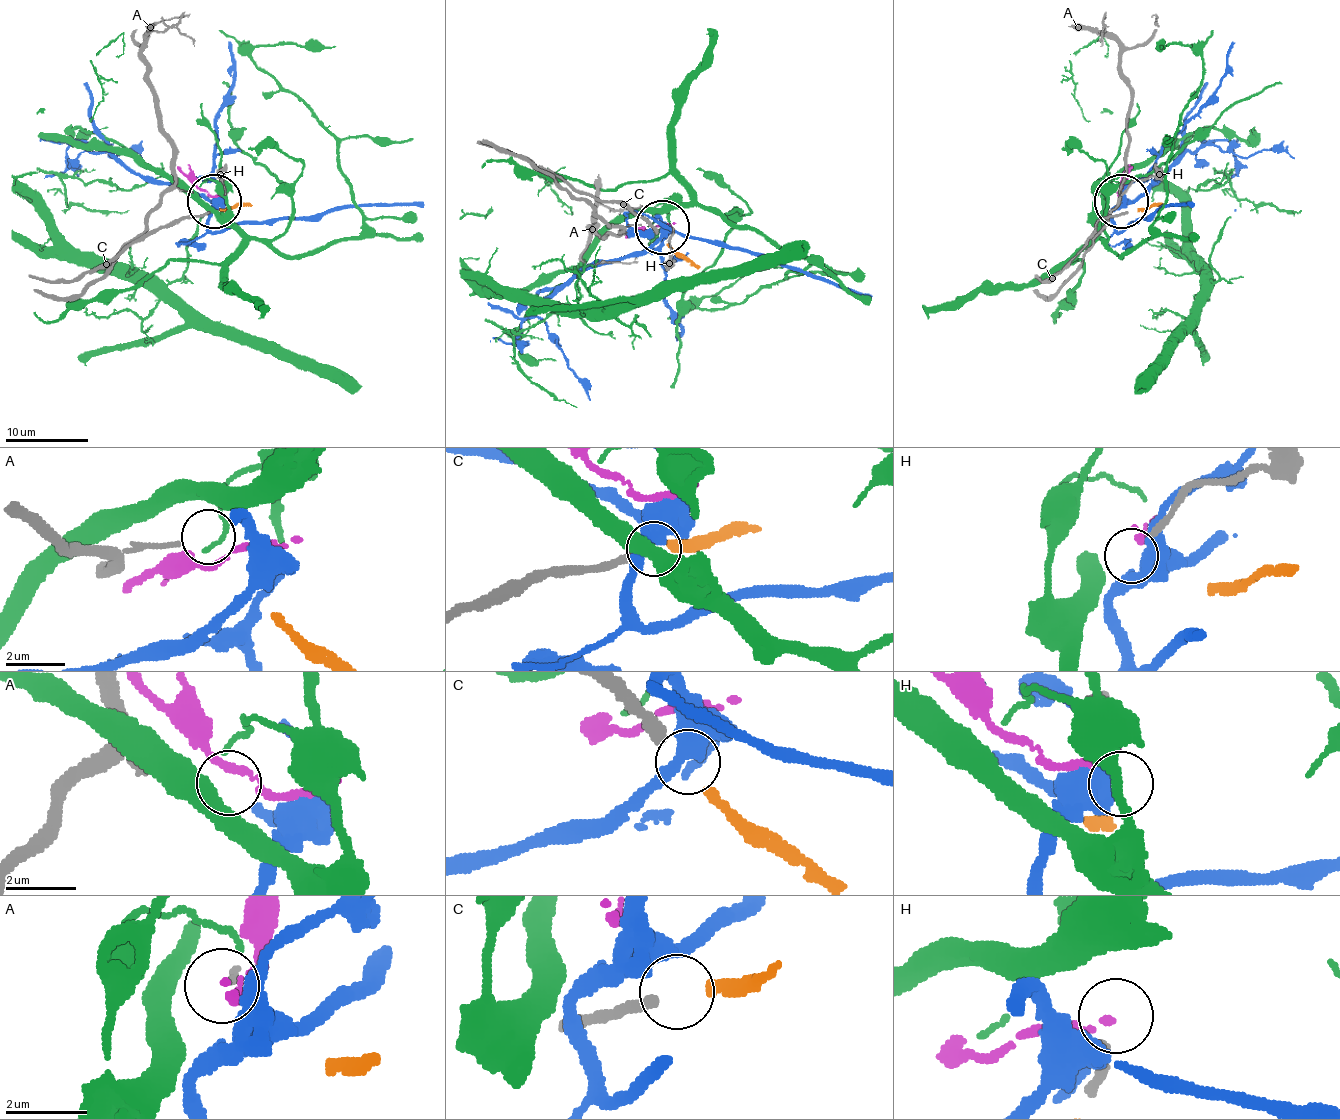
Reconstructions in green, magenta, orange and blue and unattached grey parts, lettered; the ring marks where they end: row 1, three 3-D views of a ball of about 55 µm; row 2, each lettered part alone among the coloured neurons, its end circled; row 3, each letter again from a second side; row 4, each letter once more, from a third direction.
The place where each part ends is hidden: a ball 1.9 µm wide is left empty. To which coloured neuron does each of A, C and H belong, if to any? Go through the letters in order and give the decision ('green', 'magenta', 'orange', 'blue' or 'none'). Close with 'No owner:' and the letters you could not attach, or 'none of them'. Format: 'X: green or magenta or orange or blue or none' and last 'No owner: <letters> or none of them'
A: none
C: orange
H: none
No owner: A, H

